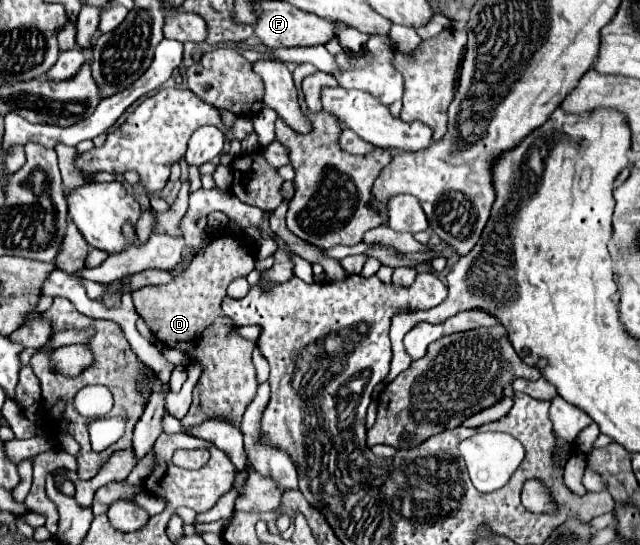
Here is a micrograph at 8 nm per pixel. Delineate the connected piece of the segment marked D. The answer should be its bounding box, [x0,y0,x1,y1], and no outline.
[133,238,257,424]

